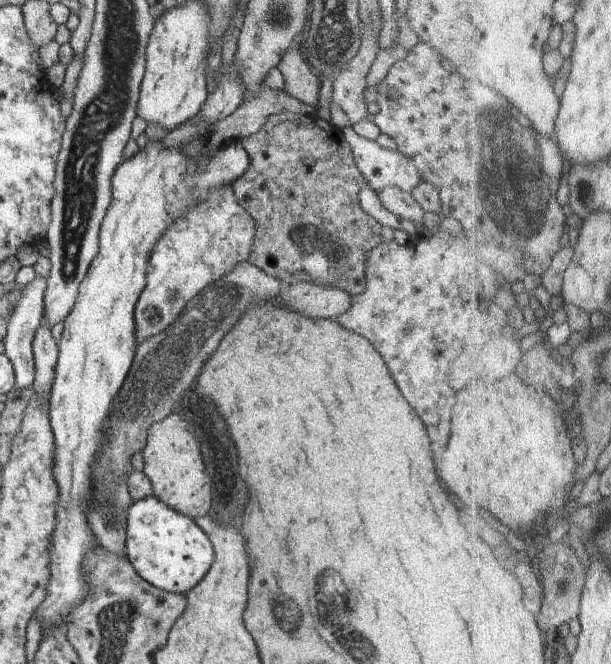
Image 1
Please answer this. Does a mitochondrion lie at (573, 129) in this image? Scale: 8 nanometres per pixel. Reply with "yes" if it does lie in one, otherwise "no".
no

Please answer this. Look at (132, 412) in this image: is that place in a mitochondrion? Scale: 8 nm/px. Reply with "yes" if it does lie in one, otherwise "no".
yes

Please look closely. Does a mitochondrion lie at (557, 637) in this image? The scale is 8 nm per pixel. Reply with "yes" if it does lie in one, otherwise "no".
no

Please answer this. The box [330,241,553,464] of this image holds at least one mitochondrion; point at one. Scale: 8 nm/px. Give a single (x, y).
(408, 328)

